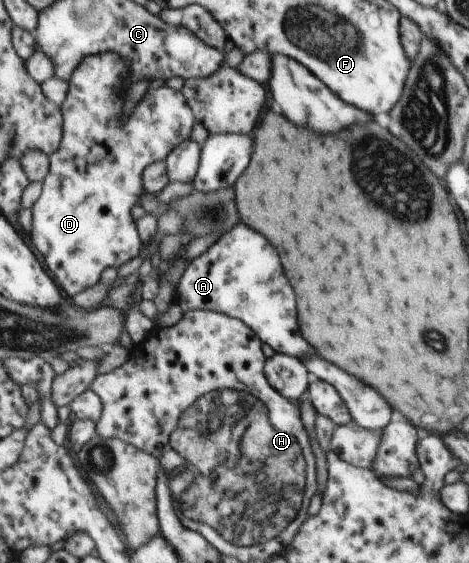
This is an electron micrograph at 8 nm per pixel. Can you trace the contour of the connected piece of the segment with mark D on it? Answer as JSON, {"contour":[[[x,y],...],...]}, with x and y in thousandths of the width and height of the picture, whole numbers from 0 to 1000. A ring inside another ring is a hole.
{"contour":[[[241,94],[207,96],[207,99],[186,101],[168,121],[156,128],[154,140],[145,146],[147,160],[143,163],[141,178],[128,188],[134,206],[130,256],[119,270],[113,270],[113,274],[102,277],[104,307],[87,325],[87,348],[83,348],[83,353],[66,369],[70,380],[68,407],[64,412],[58,410],[64,417],[66,433],[70,433],[83,446],[83,451],[92,455],[100,480],[113,487],[117,501],[126,504],[128,513],[141,522],[143,531],[151,531],[160,522],[168,522],[168,519],[188,515],[194,508],[205,508],[213,503],[213,494],[228,476],[256,476],[258,471],[275,465],[301,449],[307,433],[303,432],[301,423],[296,423],[288,391],[284,384],[279,384],[284,366],[296,361],[301,345],[309,341],[301,323],[301,309],[318,291],[352,286],[360,279],[360,274],[373,265],[373,259],[382,259],[386,252],[405,247],[412,220],[418,218],[416,206],[407,197],[407,192],[399,188],[399,181],[388,163],[356,155],[335,158],[333,162],[313,162],[305,174],[301,174],[301,179],[288,188],[284,199],[279,199],[271,210],[262,210],[264,171],[269,160],[275,156],[262,153],[262,139],[267,139],[267,135],[271,135],[271,110],[262,110],[262,103],[254,103],[254,96]]]}

